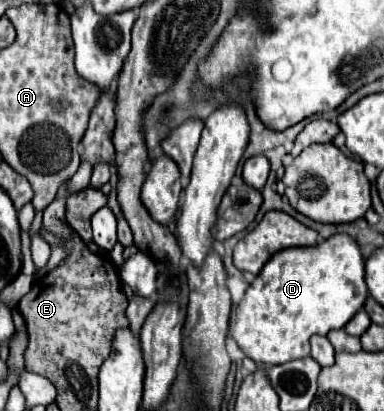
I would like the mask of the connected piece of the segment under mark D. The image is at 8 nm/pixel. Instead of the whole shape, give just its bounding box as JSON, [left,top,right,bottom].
[230,234,368,366]

